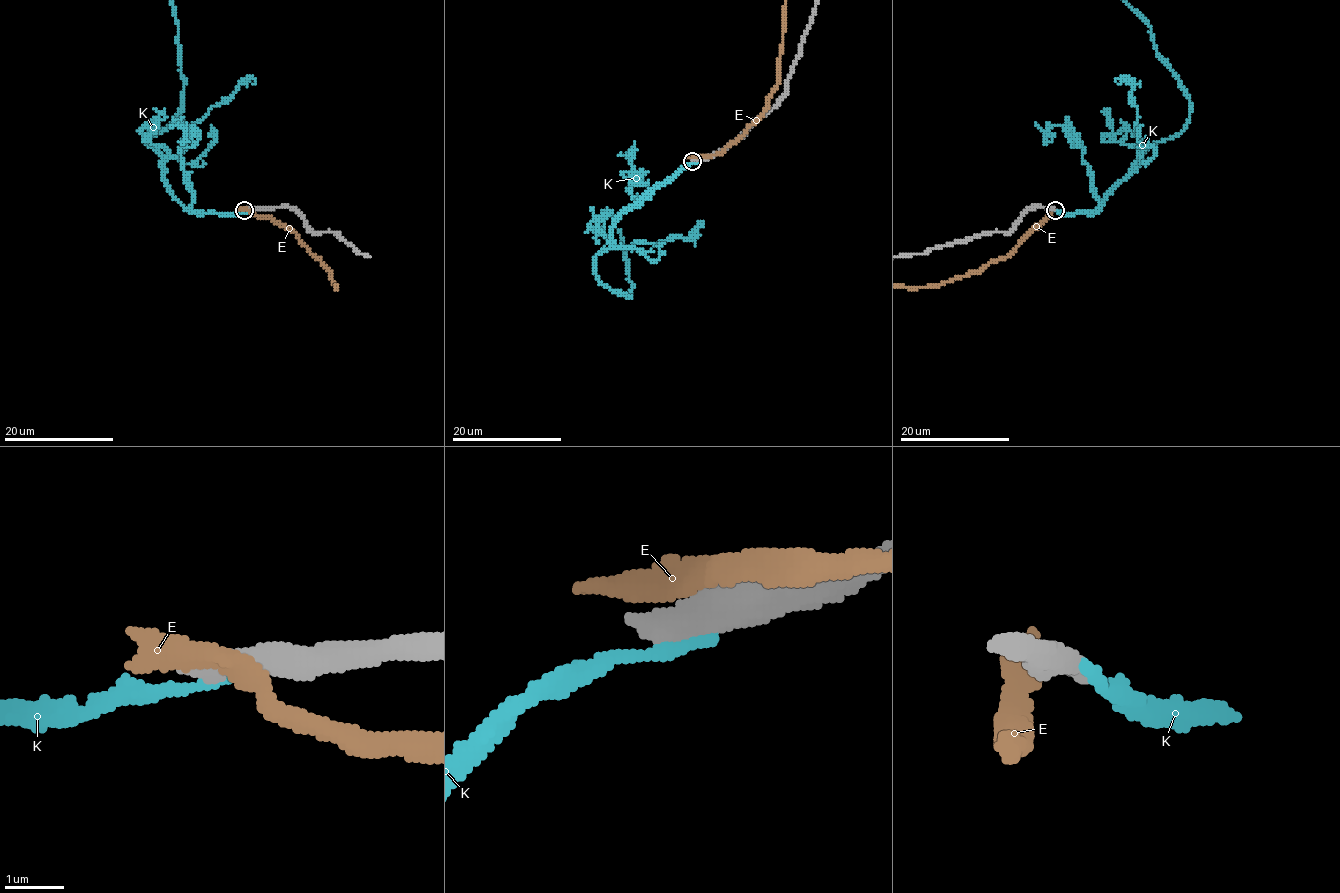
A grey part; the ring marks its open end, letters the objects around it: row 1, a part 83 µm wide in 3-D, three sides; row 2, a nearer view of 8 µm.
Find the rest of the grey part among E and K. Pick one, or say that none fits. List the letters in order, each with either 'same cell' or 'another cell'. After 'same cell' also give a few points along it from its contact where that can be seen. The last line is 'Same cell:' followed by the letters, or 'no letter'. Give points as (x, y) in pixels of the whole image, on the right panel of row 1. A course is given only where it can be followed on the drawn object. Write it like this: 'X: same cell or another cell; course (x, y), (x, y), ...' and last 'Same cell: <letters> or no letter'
E: another cell
K: another cell
Same cell: no letter

